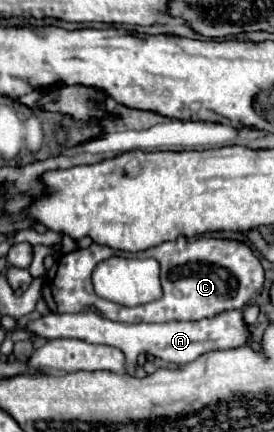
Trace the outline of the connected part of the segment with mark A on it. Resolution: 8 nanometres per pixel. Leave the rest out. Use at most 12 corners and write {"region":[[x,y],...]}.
{"region":[[241,309],[201,321],[115,323],[95,311],[27,323],[45,339],[113,345],[185,365],[251,345]]}

